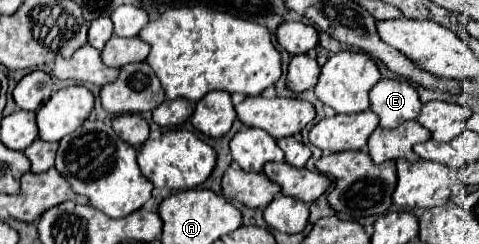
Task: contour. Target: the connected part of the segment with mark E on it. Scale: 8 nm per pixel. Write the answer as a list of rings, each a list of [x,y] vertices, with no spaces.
[[[382,78],[372,90],[370,90],[370,108],[378,114],[380,118],[380,126],[382,128],[398,128],[402,122],[414,120],[422,108],[422,102],[418,98],[418,92],[414,90],[412,84],[408,84],[406,80],[390,80],[390,78]]]

